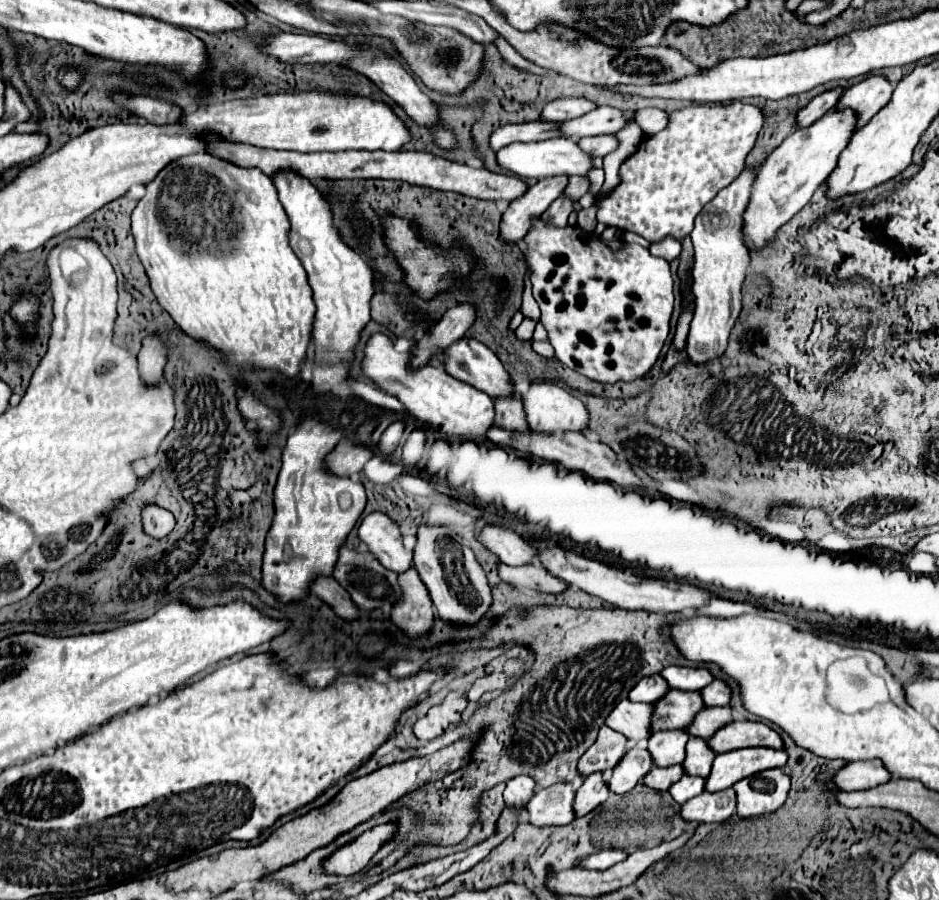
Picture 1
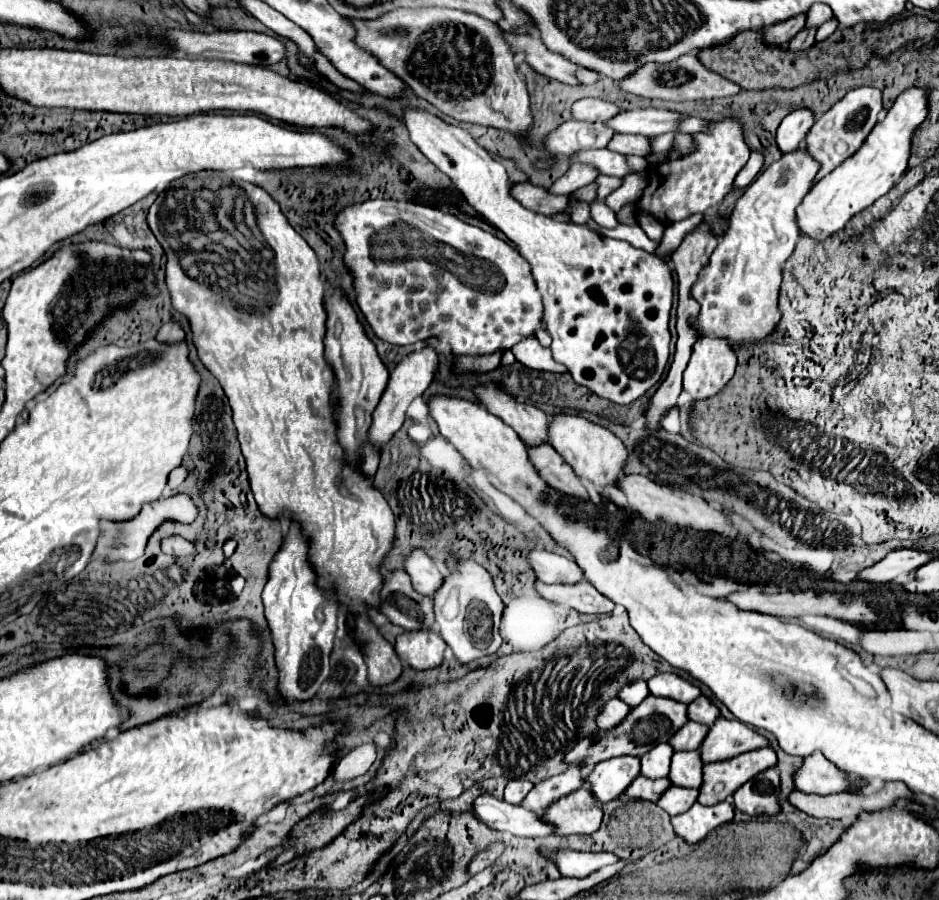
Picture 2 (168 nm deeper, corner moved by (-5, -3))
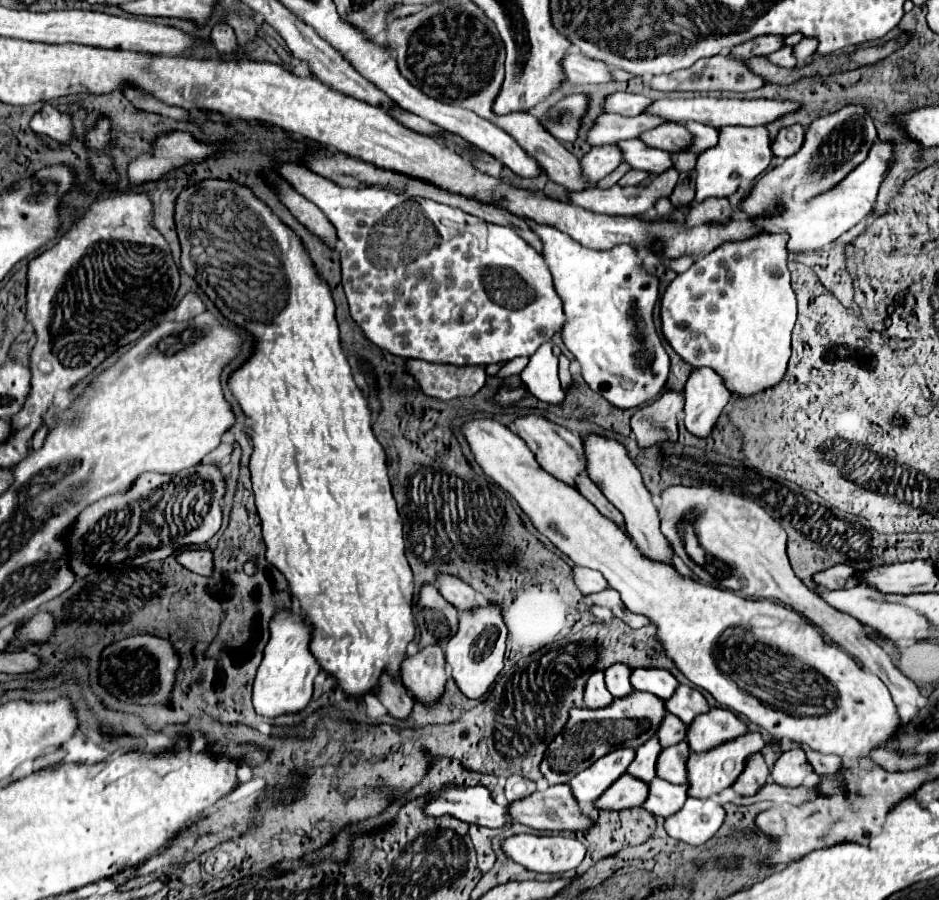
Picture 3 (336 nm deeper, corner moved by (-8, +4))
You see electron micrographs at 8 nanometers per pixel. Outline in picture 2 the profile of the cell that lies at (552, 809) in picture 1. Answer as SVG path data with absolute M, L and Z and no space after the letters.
M488 794L476 798L474 814L488 824L488 828L496 828L514 836L548 836L556 832L556 826L546 822L542 814L508 804L504 800L496 800Z

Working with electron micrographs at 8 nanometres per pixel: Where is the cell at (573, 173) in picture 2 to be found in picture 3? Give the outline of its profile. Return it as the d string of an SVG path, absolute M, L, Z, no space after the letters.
M601 145L601 147L593 147L583 159L583 171L591 181L599 181L605 175L609 175L613 169L619 167L619 163L623 161L621 149L617 145Z

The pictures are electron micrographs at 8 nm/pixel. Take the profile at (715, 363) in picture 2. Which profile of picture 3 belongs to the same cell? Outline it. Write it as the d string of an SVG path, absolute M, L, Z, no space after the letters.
M711 369L691 371L683 395L685 429L699 439L711 437L717 419L723 413L723 407L731 399L729 391L723 387L723 383L719 383L719 375L715 375Z

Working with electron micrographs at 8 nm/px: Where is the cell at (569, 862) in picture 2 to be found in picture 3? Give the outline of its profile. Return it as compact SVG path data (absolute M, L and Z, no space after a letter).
M529 833L511 835L501 841L501 849L513 863L525 867L527 871L547 873L547 875L557 875L575 869L581 865L585 857L583 843L577 841L575 837L563 837L563 835L529 835Z

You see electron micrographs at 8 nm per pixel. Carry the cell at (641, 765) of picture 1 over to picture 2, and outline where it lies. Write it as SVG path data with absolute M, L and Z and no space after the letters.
M620 756L596 764L594 770L588 774L586 784L592 784L592 794L596 794L596 800L604 804L618 798L638 776L640 776L640 758Z

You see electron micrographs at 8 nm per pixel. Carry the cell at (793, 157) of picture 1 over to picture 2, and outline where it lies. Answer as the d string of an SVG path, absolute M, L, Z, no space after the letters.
M802 146L790 154L782 154L778 162L772 162L762 174L756 176L756 180L746 188L744 196L738 200L734 212L730 214L728 230L724 232L720 244L710 256L710 264L702 270L692 296L700 302L700 316L692 320L692 324L702 334L712 336L728 336L730 344L738 348L744 344L756 344L762 338L766 338L778 324L780 312L778 312L778 290L782 282L782 262L792 254L796 240L798 240L798 224L796 224L796 208L812 190L816 174L820 170L820 162L816 162L808 150Z

